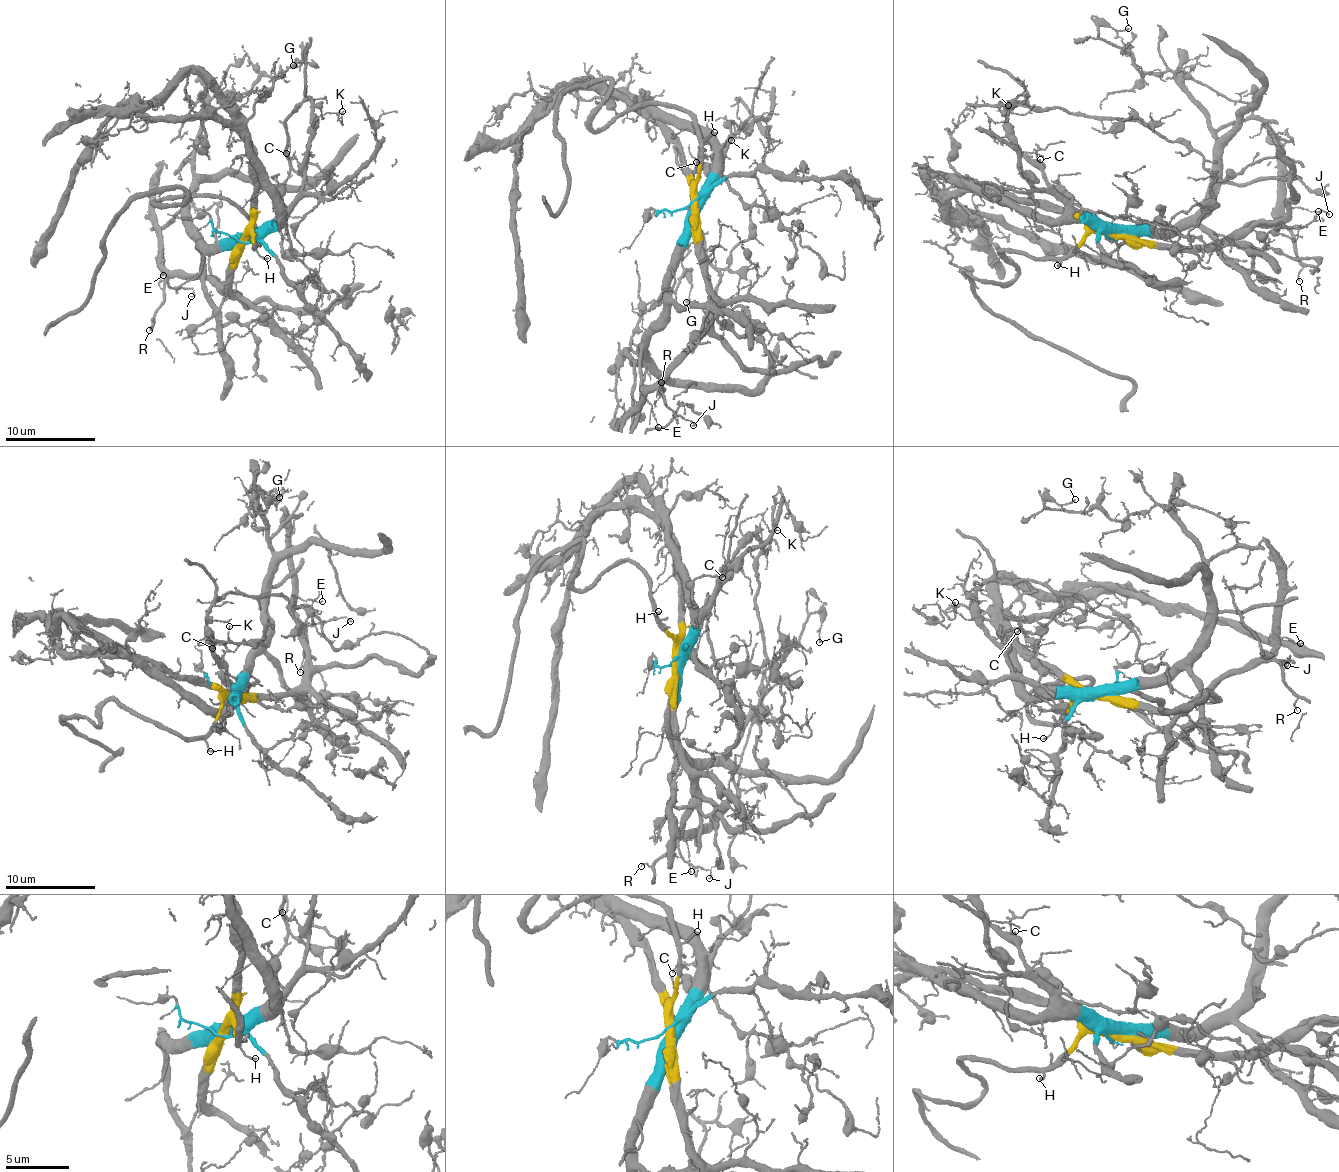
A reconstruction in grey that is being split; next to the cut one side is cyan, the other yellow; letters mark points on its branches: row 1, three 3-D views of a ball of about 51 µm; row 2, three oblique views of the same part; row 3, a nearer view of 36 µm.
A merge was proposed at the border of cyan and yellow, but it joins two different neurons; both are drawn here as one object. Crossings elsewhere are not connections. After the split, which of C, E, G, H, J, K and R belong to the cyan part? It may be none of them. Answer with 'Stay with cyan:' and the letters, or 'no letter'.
Stay with cyan: C, G, K

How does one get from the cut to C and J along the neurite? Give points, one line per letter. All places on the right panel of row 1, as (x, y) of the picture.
C: (1113, 233), (1070, 216), (1052, 187), (1044, 167), (1037, 161), (1041, 159)
J: (1113, 233), (1192, 249), (1224, 242), (1255, 224), (1281, 224), (1293, 229), (1307, 225), (1320, 210), (1329, 214)

